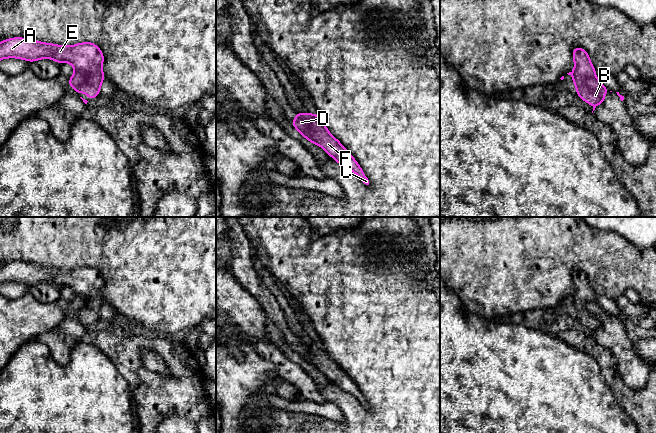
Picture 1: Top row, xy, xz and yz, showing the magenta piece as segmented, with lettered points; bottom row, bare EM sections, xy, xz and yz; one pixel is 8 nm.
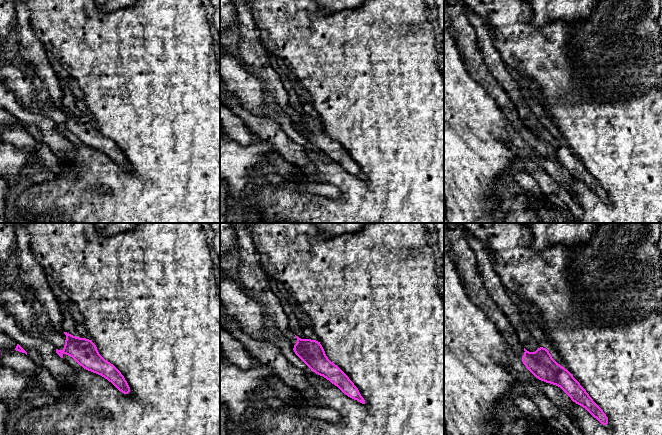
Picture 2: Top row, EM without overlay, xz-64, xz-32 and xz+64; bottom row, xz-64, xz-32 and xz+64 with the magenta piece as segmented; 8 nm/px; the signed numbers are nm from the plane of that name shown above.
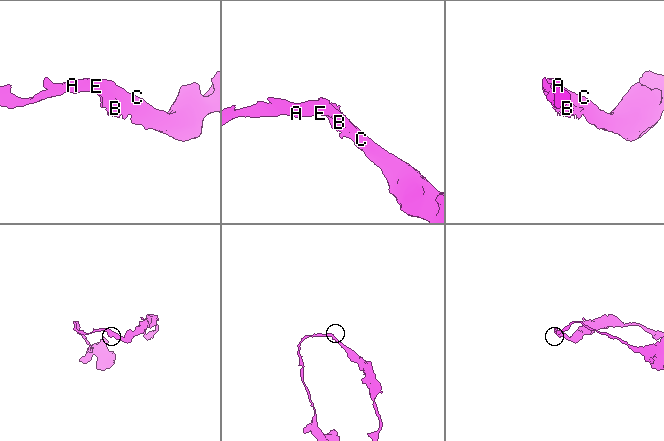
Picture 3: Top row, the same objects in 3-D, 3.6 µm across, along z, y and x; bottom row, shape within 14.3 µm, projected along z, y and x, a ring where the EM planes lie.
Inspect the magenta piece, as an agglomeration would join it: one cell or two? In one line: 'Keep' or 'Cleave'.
Keep

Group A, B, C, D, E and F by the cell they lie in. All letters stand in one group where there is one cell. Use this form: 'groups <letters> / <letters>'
groups A B C D E F

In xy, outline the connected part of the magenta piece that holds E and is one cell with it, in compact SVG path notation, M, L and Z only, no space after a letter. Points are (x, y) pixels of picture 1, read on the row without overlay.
M14 261L0 266L0 284L5 282L29 286L49 282L60 288L68 286L75 293L68 311L72 310L78 319L81 315L85 316L90 320L89 324L99 319L102 305L106 302L101 294L104 279L98 269L91 266L62 270Z

